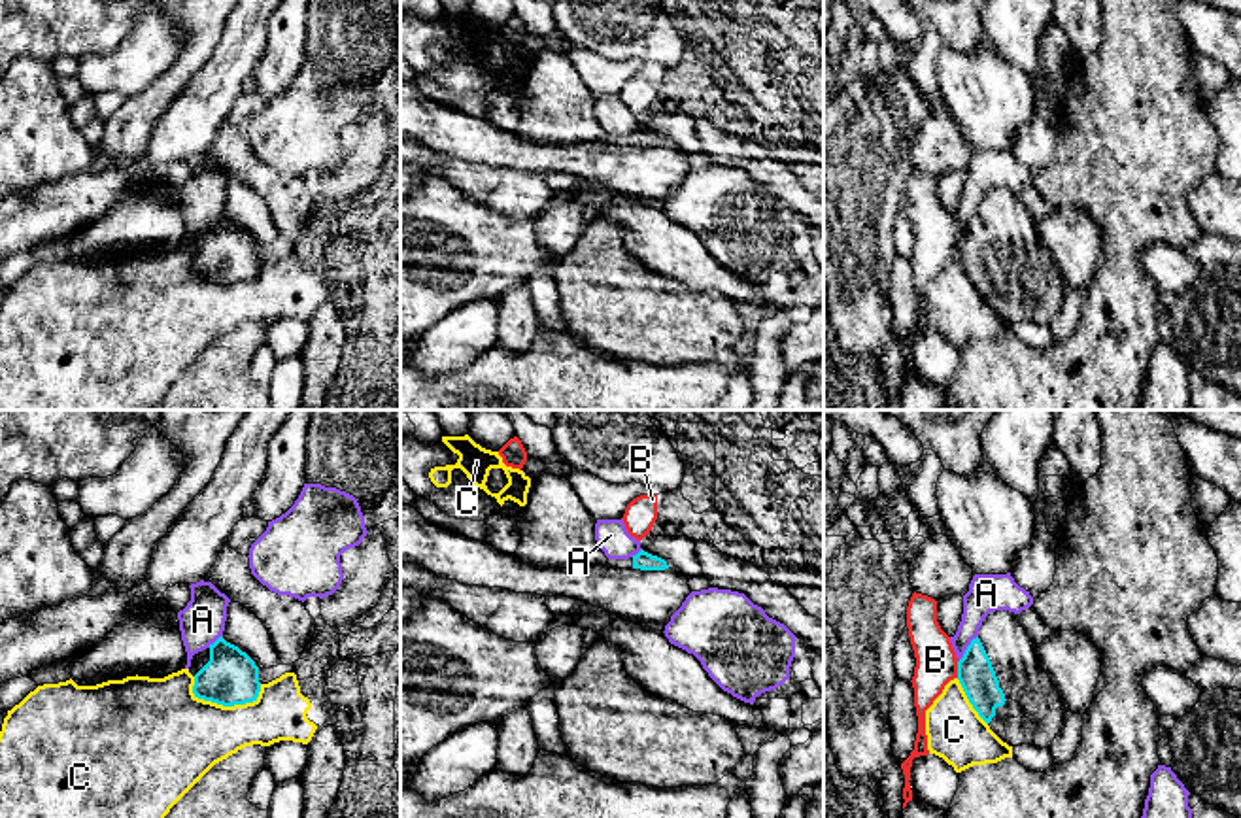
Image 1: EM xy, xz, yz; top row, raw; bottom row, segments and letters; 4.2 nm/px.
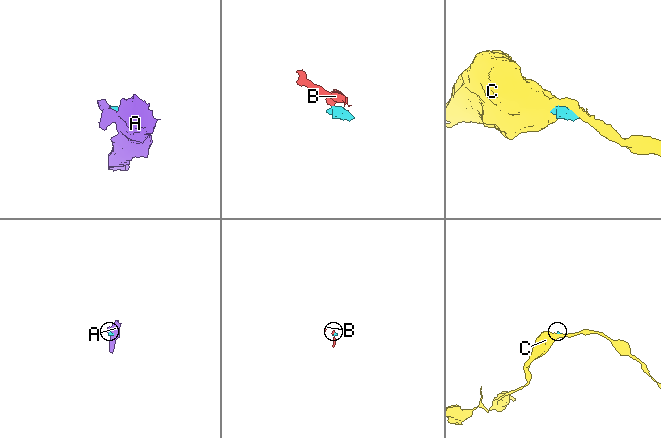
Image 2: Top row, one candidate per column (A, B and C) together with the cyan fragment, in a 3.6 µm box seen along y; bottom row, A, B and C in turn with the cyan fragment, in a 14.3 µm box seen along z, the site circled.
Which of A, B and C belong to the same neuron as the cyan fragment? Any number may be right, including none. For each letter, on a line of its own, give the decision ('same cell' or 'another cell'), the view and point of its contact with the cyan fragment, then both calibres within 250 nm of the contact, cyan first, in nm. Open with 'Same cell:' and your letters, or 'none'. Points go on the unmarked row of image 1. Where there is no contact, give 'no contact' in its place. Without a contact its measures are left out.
Same cell: none
A: another cell; contact yz (968, 225); calibres 160 and 160 nm
B: another cell; contact yz (958, 246); calibres 160 and 180 nm
C: another cell; contact xy (229, 282); calibres 240 and 380 nm

